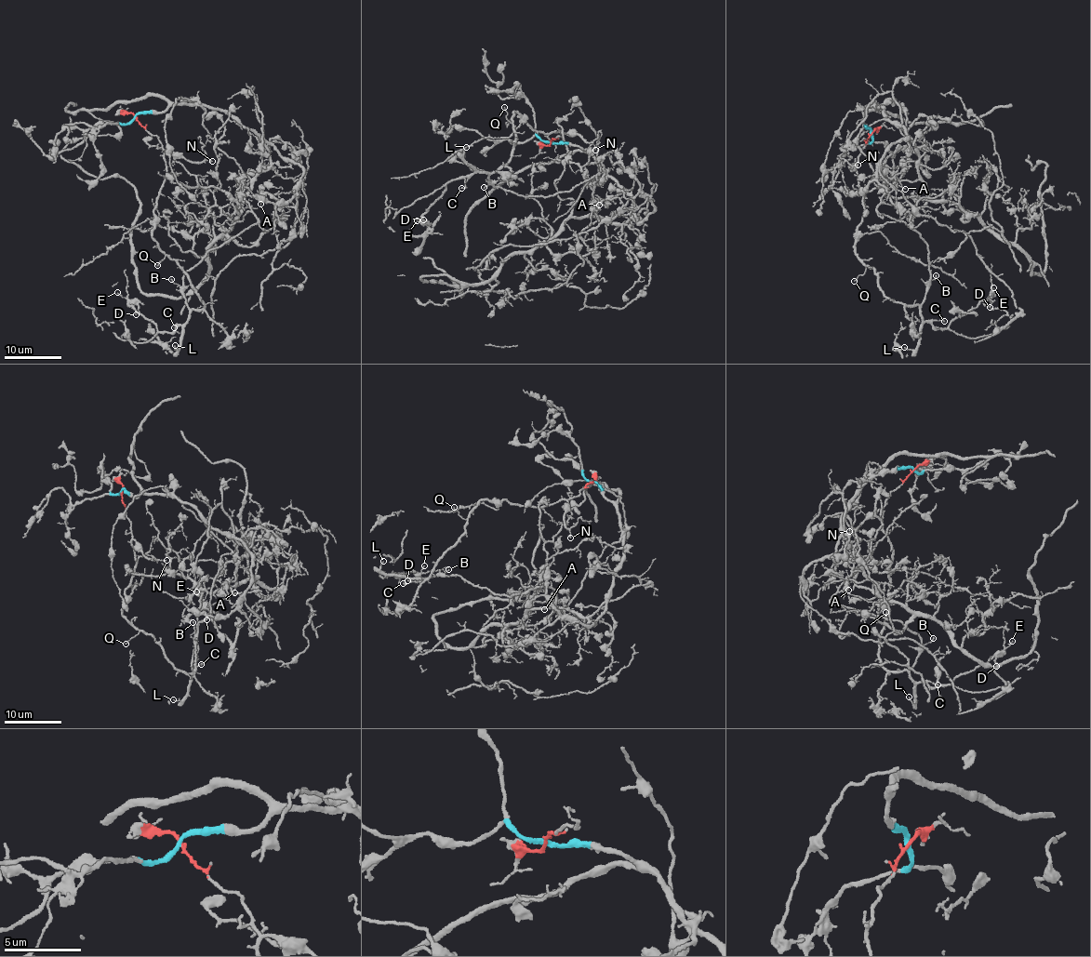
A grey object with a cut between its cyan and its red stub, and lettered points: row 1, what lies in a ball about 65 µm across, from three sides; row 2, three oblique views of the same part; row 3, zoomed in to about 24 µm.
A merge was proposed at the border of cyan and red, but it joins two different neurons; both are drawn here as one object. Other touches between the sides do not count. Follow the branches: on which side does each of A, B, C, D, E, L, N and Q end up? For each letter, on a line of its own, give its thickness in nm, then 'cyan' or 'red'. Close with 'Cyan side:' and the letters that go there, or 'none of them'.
A: 110 nm thick; cyan
B: 130 nm thick; red
C: 140 nm thick; red
D: 170 nm thick; red
E: 130 nm thick; red
L: 100 nm thick; red
N: 140 nm thick; red
Q: 120 nm thick; red
Cyan side: A

